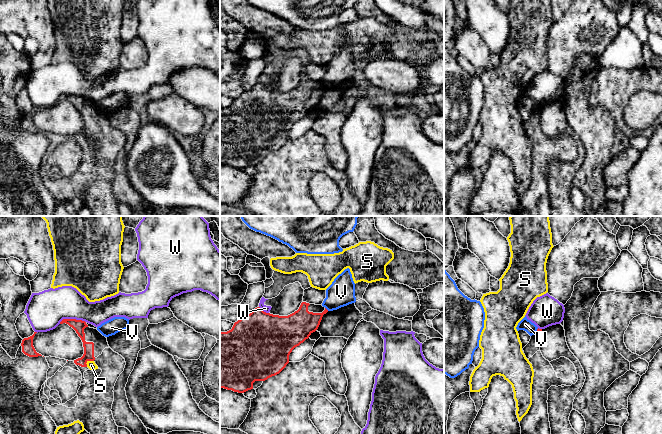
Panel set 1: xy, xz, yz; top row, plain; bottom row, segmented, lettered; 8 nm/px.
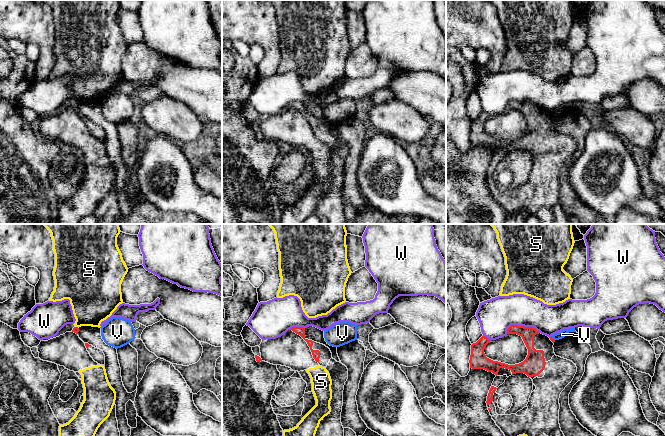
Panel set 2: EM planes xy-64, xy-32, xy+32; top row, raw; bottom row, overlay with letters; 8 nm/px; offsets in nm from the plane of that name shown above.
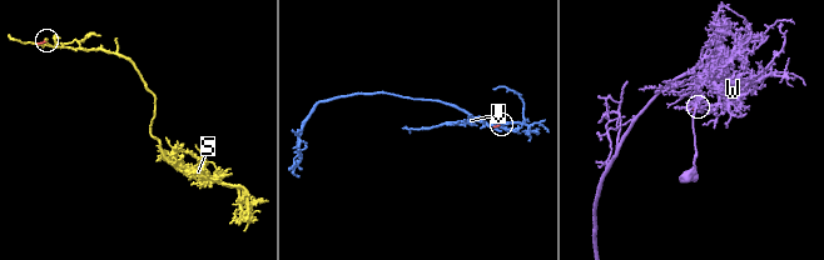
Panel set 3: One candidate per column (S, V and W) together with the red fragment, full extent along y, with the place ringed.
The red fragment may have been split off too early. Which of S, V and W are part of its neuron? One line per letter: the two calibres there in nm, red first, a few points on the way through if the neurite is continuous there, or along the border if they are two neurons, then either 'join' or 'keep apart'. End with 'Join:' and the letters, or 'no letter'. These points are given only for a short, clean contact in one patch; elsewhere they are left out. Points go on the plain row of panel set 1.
S: calibres 90 and 70 nm; keep apart
V: calibres 220 and 220 nm; border xz (325, 83), (328, 86); keep apart
W: calibres 100 and 300 nm; keep apart
Join: no letter

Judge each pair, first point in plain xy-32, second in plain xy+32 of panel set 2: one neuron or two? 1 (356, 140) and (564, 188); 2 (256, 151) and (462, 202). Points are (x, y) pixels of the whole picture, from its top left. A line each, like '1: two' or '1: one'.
1: one
2: one

